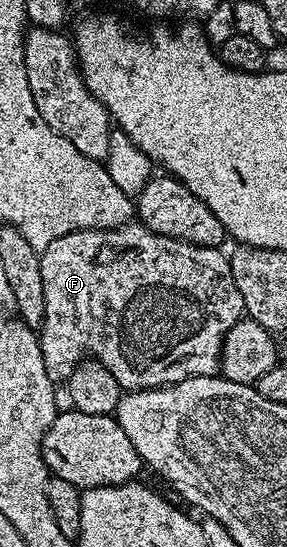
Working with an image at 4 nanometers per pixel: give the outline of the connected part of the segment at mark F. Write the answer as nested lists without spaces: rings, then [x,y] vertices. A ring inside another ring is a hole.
[[[130,221],[121,227],[112,227],[110,231],[72,231],[63,237],[55,237],[55,241],[51,241],[51,245],[47,245],[47,249],[40,252],[40,256],[45,312],[39,328],[39,338],[43,353],[43,369],[47,369],[47,377],[53,384],[64,384],[71,377],[77,364],[86,357],[92,357],[96,362],[103,364],[126,392],[142,391],[148,387],[165,387],[168,383],[178,383],[191,377],[218,374],[225,335],[231,329],[231,325],[235,325],[245,315],[243,296],[235,286],[235,277],[231,277],[229,257],[224,250],[163,237],[147,229],[140,221]]]

